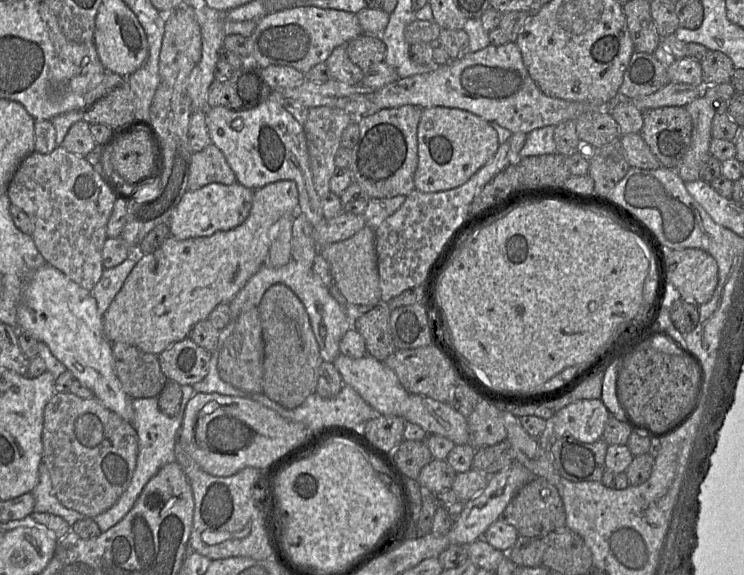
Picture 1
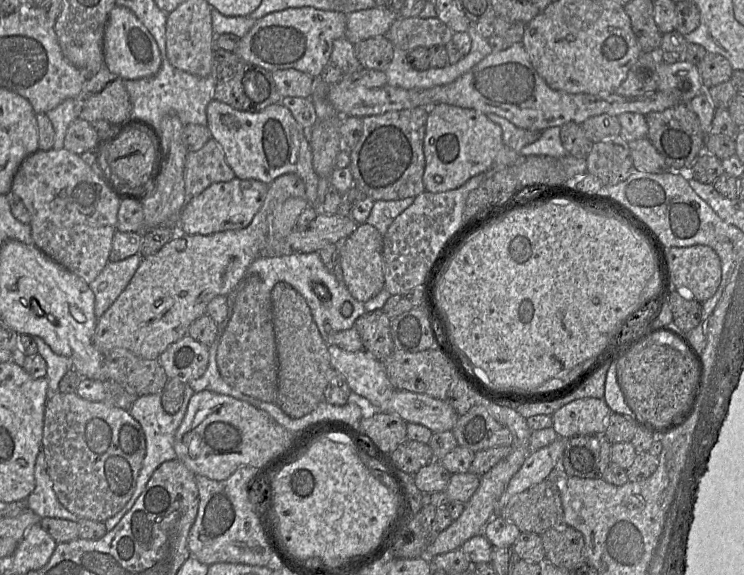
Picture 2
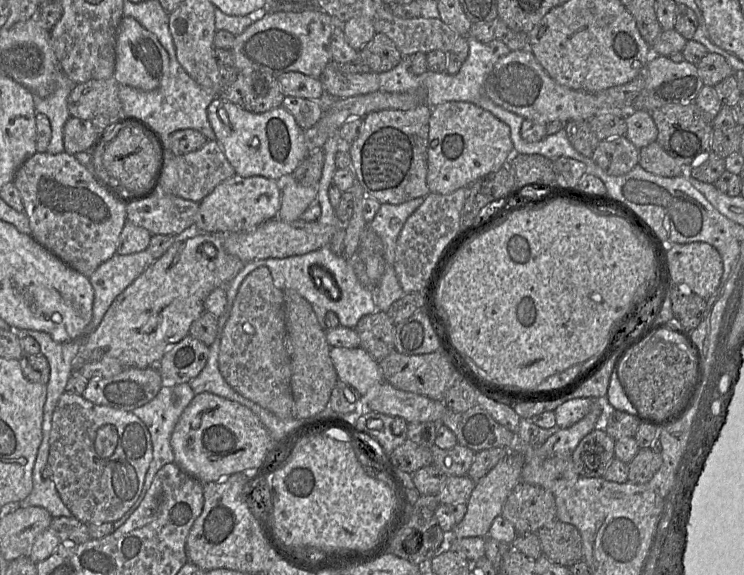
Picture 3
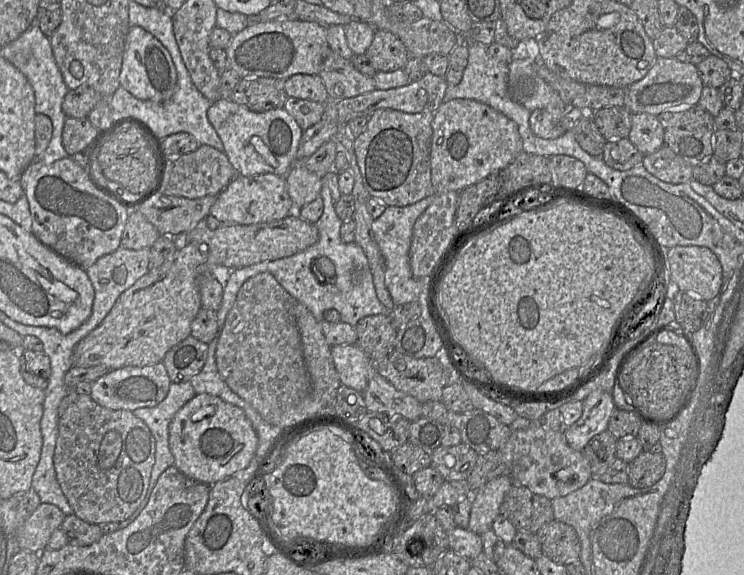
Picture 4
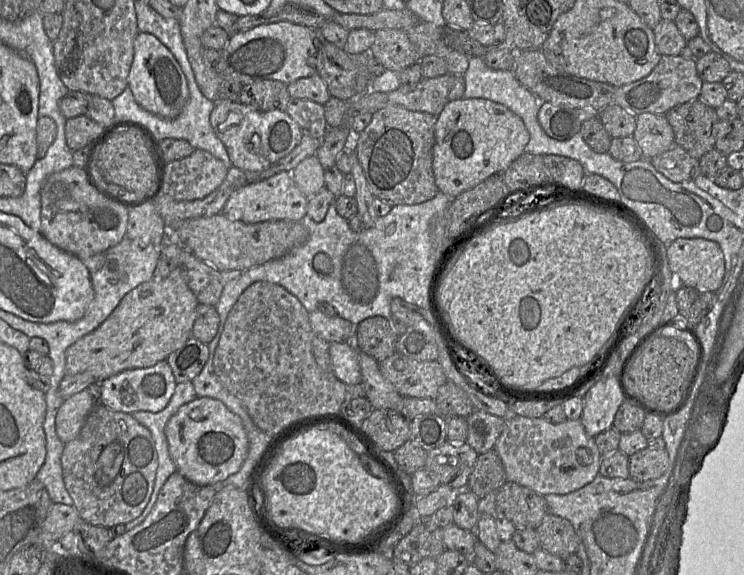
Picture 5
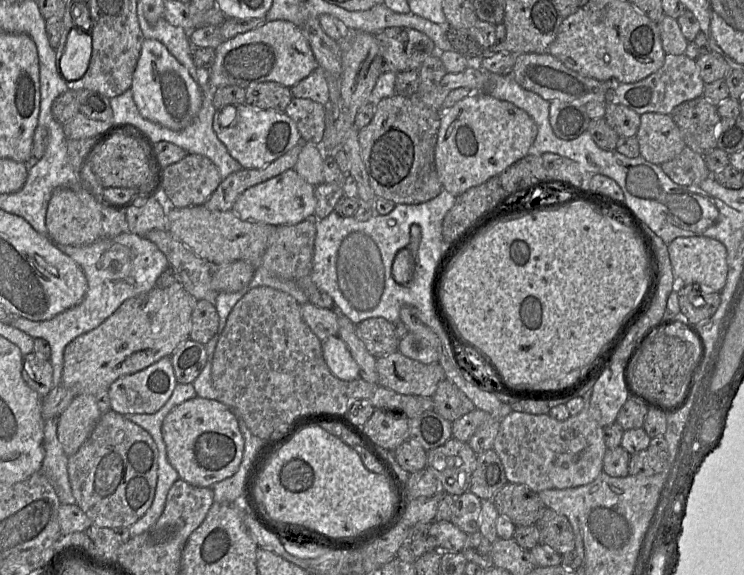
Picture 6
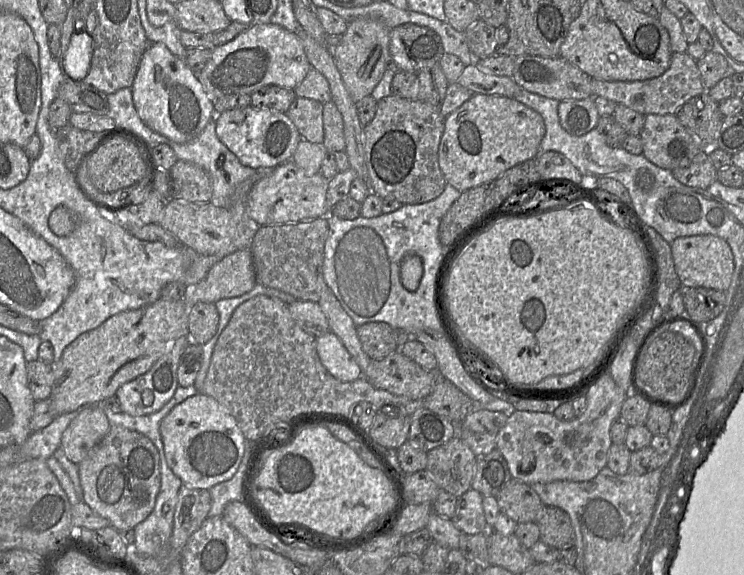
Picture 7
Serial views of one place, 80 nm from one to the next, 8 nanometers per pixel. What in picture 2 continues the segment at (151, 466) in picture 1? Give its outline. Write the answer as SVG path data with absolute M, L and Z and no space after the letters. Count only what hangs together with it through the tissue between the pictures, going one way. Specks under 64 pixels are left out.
M185 386L184 400L182 406L176 414L168 414L161 405L161 395L162 393L156 393L152 395L140 396L135 400L129 409L131 416L139 422L141 425L146 440L146 453L143 459L142 467L139 472L135 491L127 502L127 504L114 516L108 518L104 523L108 531L112 530L119 521L125 516L125 514L134 506L136 500L141 495L145 489L148 481L150 480L154 471L163 463L170 460L177 459L177 455L174 449L174 440L176 431L181 425L184 416L186 414L191 397L194 395L195 391L189 386Z

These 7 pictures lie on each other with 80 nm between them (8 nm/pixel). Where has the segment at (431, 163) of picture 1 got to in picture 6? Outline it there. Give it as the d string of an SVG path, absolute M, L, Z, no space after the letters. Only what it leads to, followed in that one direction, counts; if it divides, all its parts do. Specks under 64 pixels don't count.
M471 93L440 113L435 165L443 189L455 197L500 175L531 153L538 132L524 110L486 93Z

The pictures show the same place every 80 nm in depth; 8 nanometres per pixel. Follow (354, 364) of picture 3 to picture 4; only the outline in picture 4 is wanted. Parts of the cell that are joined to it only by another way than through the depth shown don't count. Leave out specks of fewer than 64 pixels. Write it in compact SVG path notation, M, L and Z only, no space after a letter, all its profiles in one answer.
M357 345L331 347L331 357L342 385L363 393L374 370L374 363Z

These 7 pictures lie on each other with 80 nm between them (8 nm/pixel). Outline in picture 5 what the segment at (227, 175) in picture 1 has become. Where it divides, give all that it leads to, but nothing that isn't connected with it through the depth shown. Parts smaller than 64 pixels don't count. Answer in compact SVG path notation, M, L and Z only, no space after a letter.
M195 149L189 156L166 165L162 194L177 201L203 199L216 190L224 181L229 168L211 153Z

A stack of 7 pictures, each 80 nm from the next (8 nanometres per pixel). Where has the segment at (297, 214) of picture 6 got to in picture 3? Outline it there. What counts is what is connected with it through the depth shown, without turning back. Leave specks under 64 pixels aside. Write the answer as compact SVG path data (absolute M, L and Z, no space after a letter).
M234 175L218 184L199 202L194 226L199 232L232 233L246 231L277 218L281 204L281 183L262 176Z

